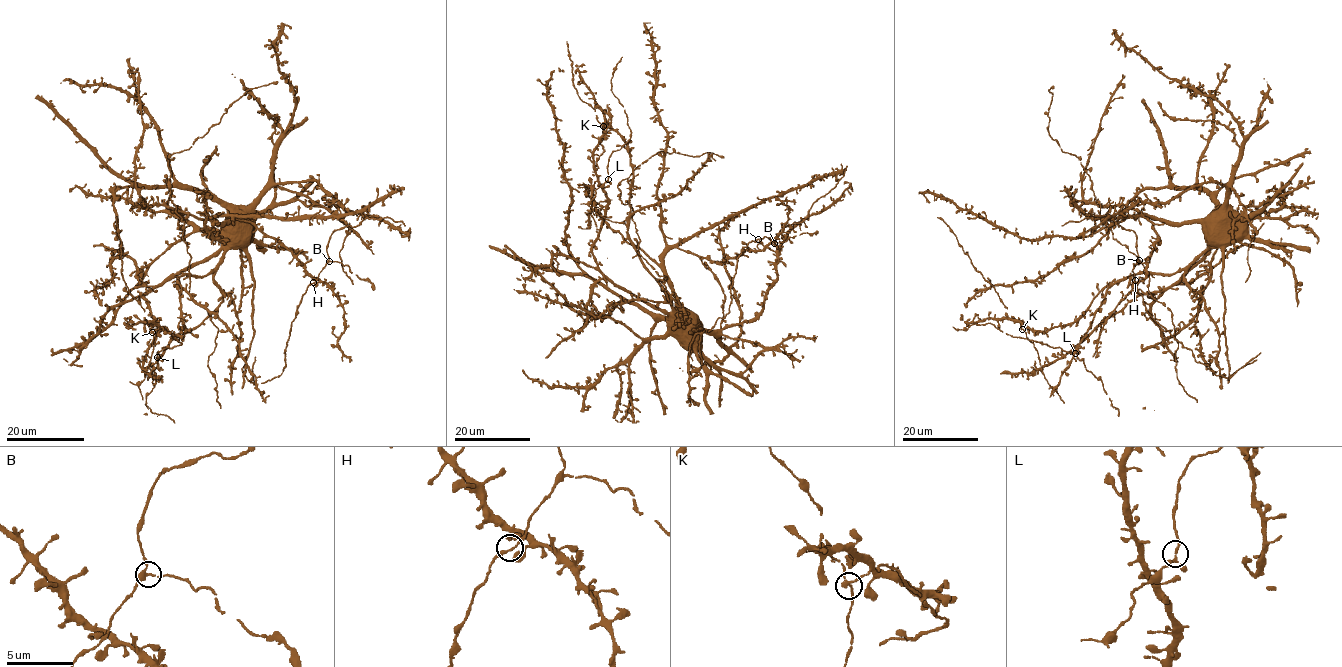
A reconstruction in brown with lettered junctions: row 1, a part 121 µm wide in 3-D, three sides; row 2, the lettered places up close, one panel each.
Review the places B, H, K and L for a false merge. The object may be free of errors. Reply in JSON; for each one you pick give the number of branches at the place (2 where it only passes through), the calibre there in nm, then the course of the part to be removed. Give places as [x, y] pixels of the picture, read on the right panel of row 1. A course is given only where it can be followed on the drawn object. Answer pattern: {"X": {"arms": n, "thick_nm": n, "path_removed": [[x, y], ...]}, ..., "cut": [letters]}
{"cut": []}

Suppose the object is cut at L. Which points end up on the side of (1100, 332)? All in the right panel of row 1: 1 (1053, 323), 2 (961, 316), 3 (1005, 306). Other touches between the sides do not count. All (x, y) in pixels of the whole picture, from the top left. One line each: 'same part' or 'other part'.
1: same part
2: same part
3: same part

